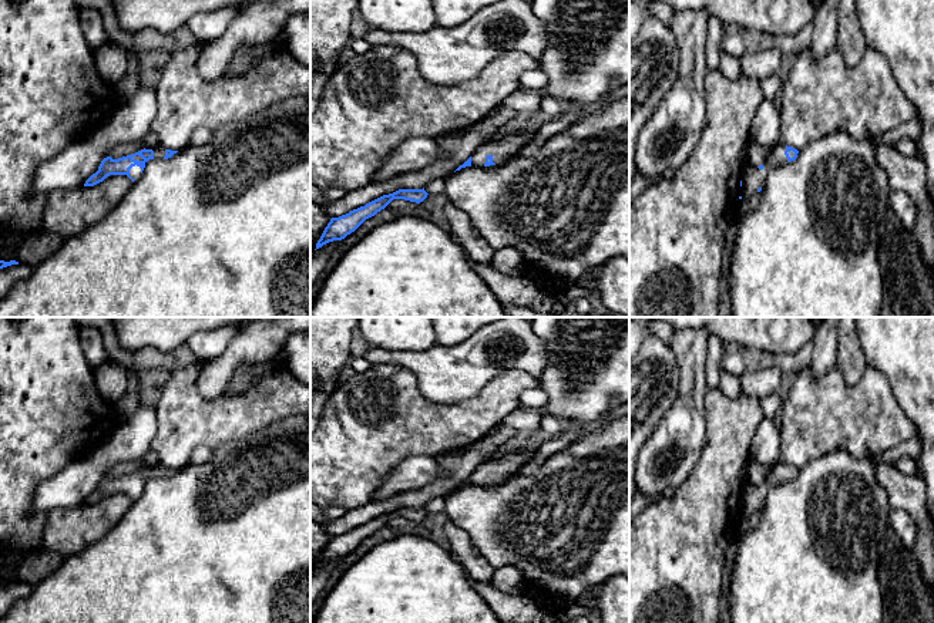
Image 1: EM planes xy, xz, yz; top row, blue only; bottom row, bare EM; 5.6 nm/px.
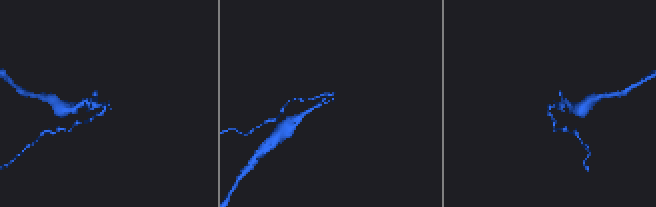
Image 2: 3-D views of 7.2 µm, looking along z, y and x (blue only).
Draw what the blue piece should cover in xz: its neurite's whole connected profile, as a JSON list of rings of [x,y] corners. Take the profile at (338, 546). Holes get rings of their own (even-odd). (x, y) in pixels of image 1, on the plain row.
[[[399,508],[393,512],[383,513],[364,525],[350,529],[339,536],[332,536],[325,546],[320,558],[316,562],[316,568],[323,563],[342,559],[352,550],[355,550],[366,538],[374,535],[377,531],[384,528],[393,518],[404,518],[410,521],[420,522],[427,516],[427,511],[423,508]]]

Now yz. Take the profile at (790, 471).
[[[780,461],[779,464],[772,467],[763,484],[757,486],[745,486],[740,499],[739,518],[749,516],[756,511],[760,511],[765,504],[766,494],[773,486],[785,481],[794,479],[797,476],[797,472],[799,472],[797,468]]]

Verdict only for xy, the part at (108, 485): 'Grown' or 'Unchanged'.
Grown

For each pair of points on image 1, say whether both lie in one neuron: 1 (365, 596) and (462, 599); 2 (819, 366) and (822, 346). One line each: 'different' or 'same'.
1: same
2: same

